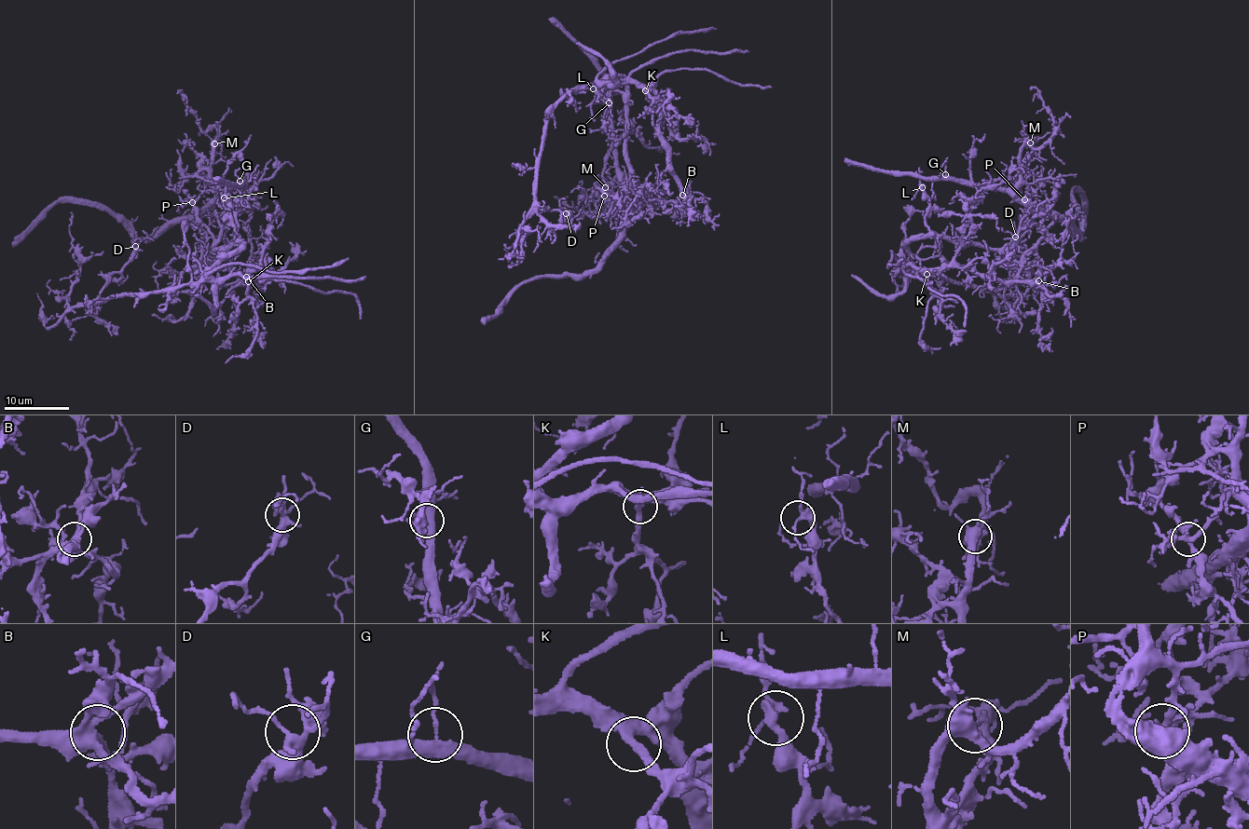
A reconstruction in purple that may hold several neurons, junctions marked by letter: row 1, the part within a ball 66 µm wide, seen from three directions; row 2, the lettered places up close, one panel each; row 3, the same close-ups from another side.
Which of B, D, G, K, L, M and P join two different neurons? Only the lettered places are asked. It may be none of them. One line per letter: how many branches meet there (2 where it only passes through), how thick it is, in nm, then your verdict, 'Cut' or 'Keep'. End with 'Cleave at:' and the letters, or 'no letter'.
B: Branches: 6. Thickness 400 nm. Keep
D: Branches: 4. Thickness 320 nm. Keep
G: Branches: 3. Thickness 320 nm. Keep
K: Branches: 4. Thickness 300 nm. Keep
L: Branches: 3. Thickness 240 nm. Keep
M: Branches: 5. Thickness 420 nm. Keep
P: Branches: 4. Thickness 240 nm. Cut
Cleave at: P

